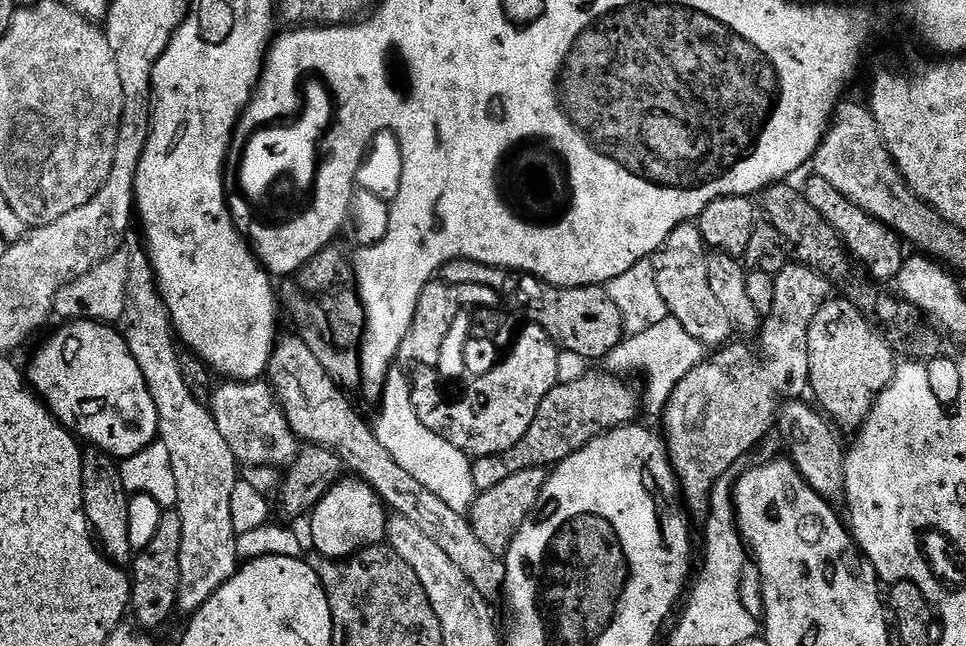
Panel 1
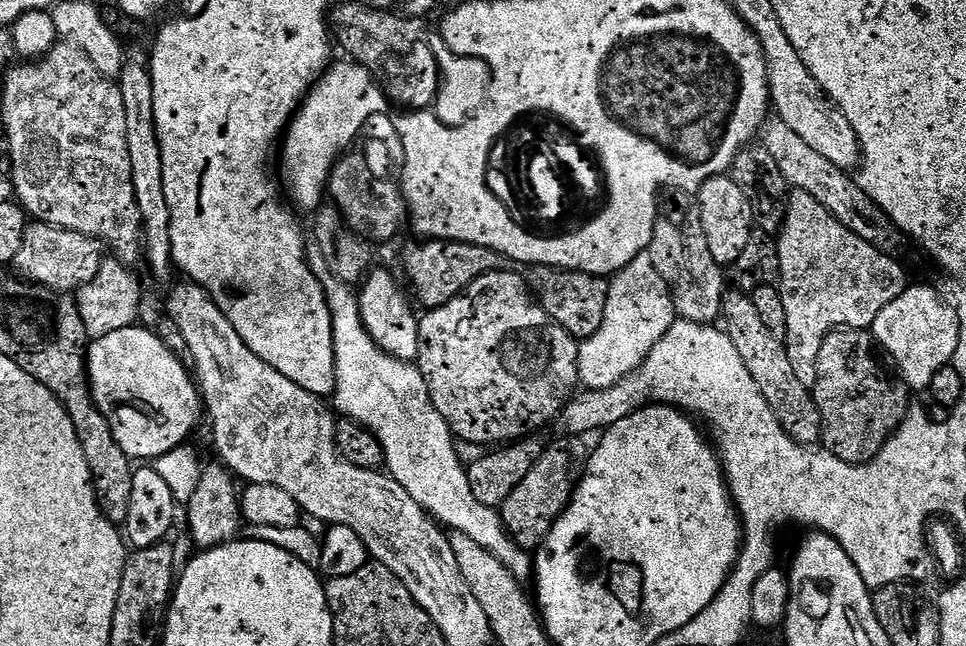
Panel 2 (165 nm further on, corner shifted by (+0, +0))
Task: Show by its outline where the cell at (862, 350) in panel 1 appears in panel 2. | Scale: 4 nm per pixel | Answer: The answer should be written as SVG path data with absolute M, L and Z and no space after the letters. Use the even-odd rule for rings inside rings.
M842 328L828 333L828 337L822 342L822 350L818 350L816 385L810 391L816 399L820 415L822 447L841 464L869 464L874 453L880 452L884 443L896 433L910 407L909 389L903 383L895 384L892 380L884 380L872 348L874 349L874 341L871 331Z

